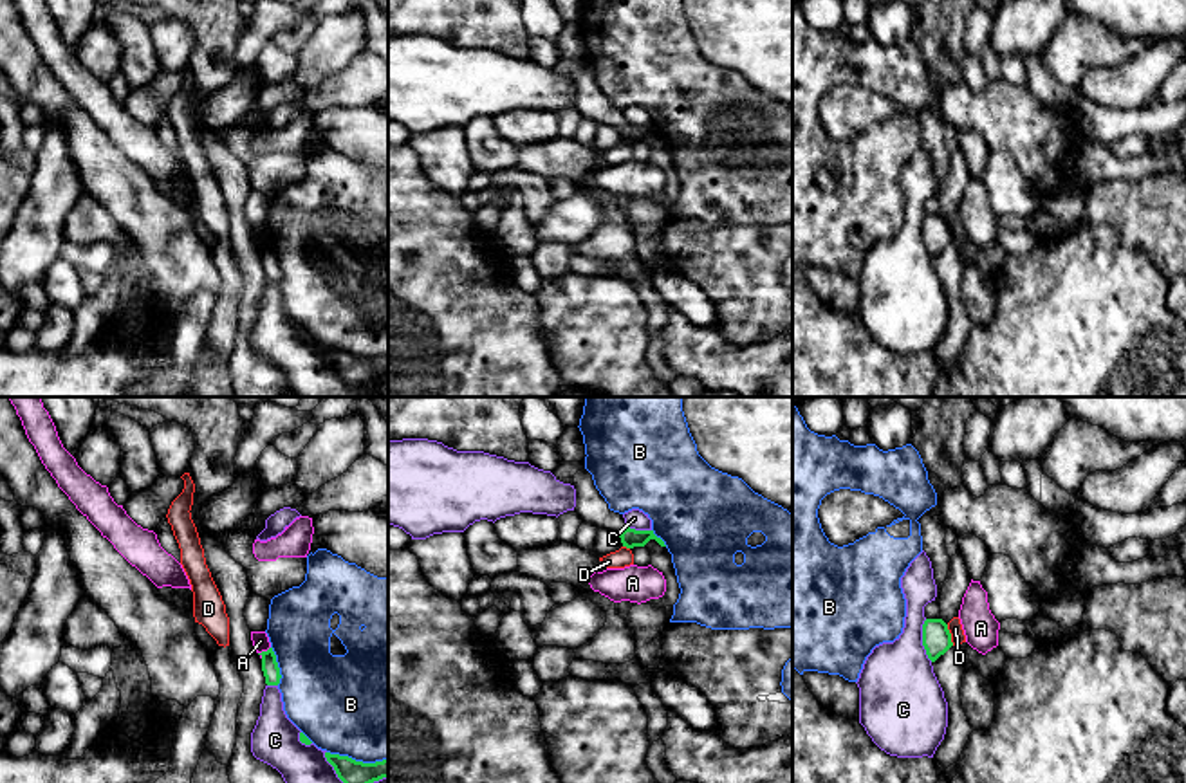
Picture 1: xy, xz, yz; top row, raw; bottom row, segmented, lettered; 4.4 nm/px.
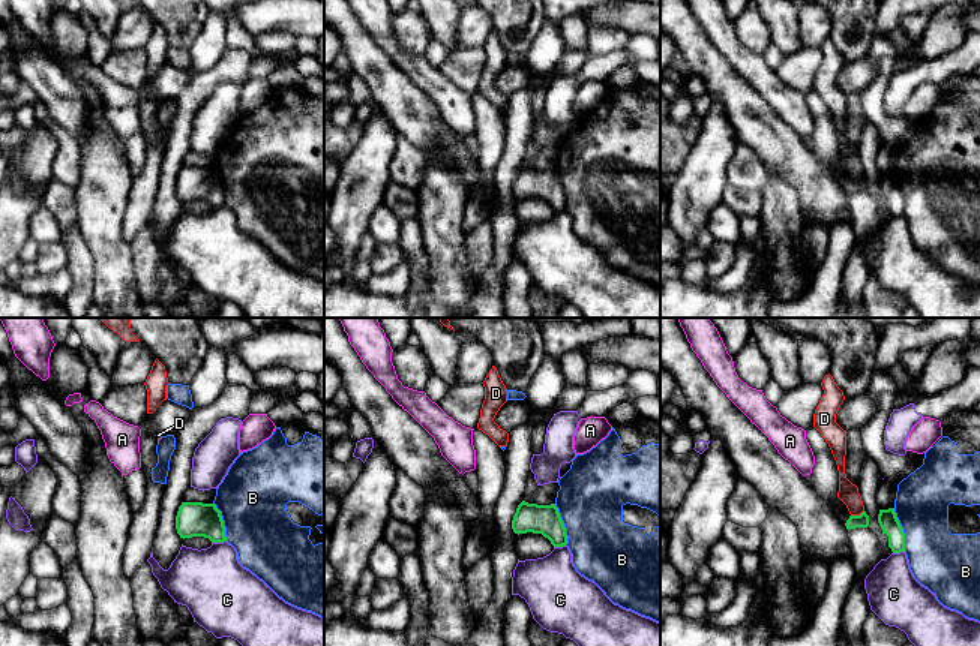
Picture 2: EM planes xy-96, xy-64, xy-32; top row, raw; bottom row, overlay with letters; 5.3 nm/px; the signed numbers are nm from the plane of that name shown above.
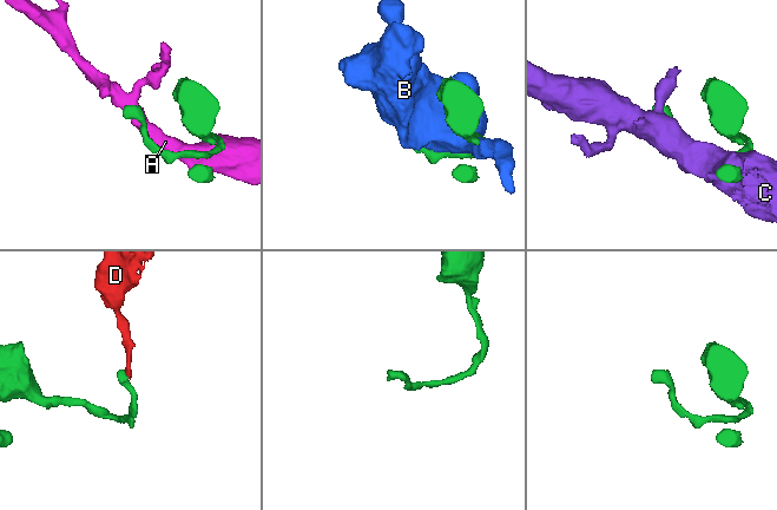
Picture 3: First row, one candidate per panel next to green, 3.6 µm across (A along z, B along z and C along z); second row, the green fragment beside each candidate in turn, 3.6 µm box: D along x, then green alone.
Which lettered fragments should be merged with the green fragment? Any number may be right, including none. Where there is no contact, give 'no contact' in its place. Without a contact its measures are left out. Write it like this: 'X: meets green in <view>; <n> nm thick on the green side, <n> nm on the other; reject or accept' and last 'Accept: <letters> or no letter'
A: meets green in xy; 80 nm thick on the green side, 80 nm on the other; reject
B: meets green in xy; 130 nm thick on the green side, 480 nm on the other; reject
C: meets green in yz; 130 nm thick on the green side, 360 nm on the other; reject
D: meets green in yz; 130 nm thick on the green side, 60 nm on the other; reject
Accept: no letter

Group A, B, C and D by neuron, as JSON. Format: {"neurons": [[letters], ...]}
{"neurons": [["A"], ["B"], ["C"], ["D"]]}

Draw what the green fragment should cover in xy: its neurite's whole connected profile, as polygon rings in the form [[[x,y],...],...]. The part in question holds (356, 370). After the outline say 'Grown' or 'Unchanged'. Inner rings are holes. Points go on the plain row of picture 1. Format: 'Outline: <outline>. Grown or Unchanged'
Outline: [[[325,348],[338,373],[352,386],[359,386],[374,377],[388,373],[388,355],[375,359],[356,357],[348,352]]]. Unchanged

